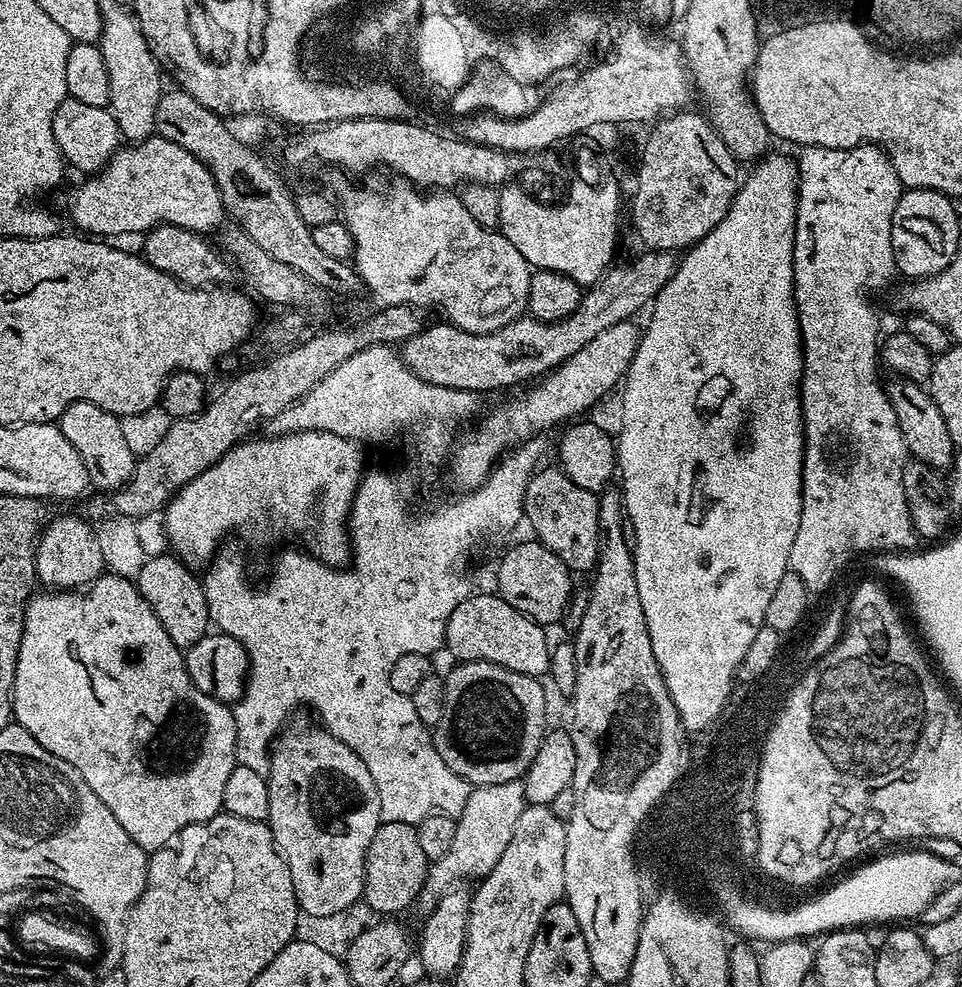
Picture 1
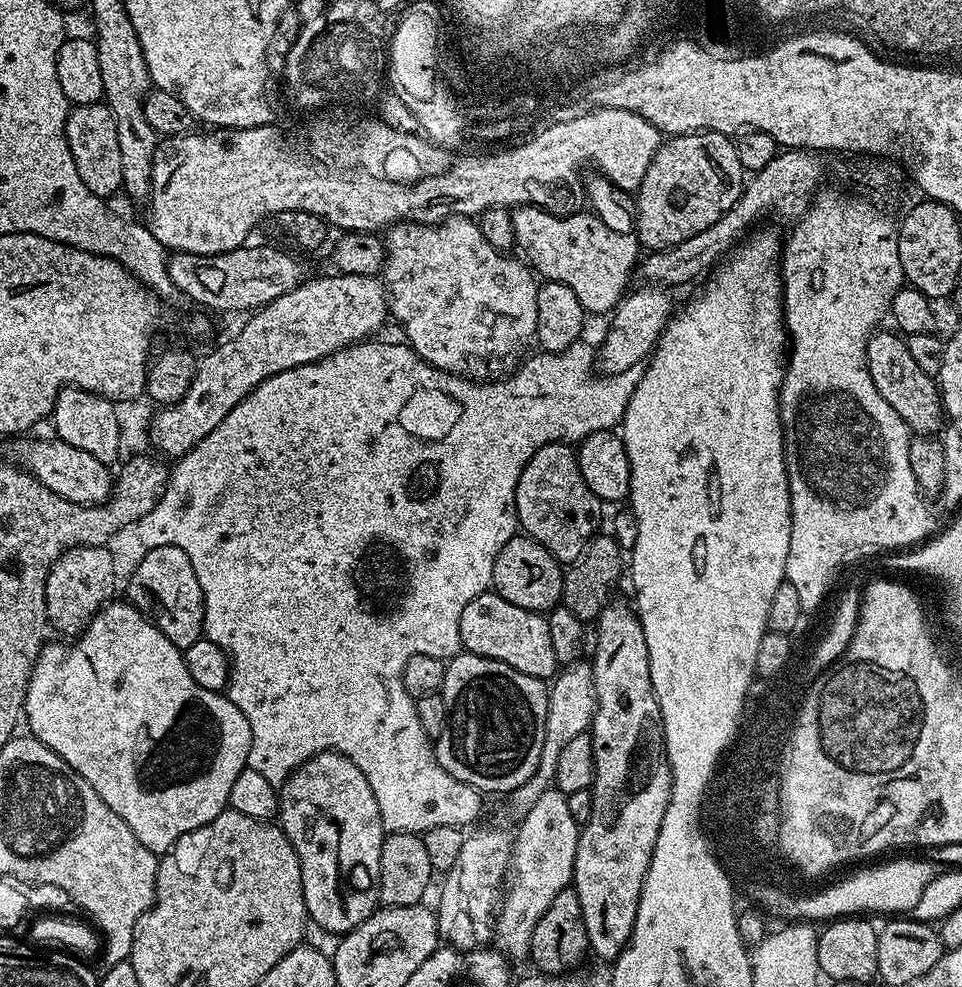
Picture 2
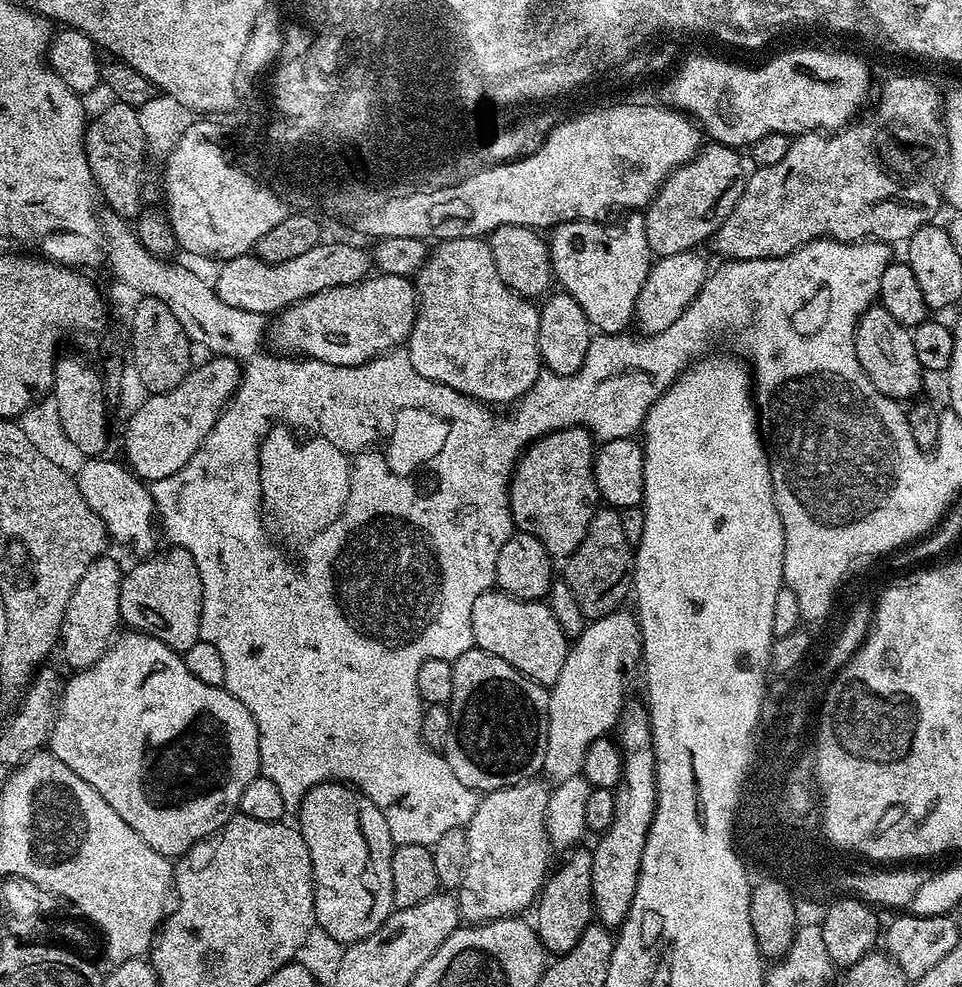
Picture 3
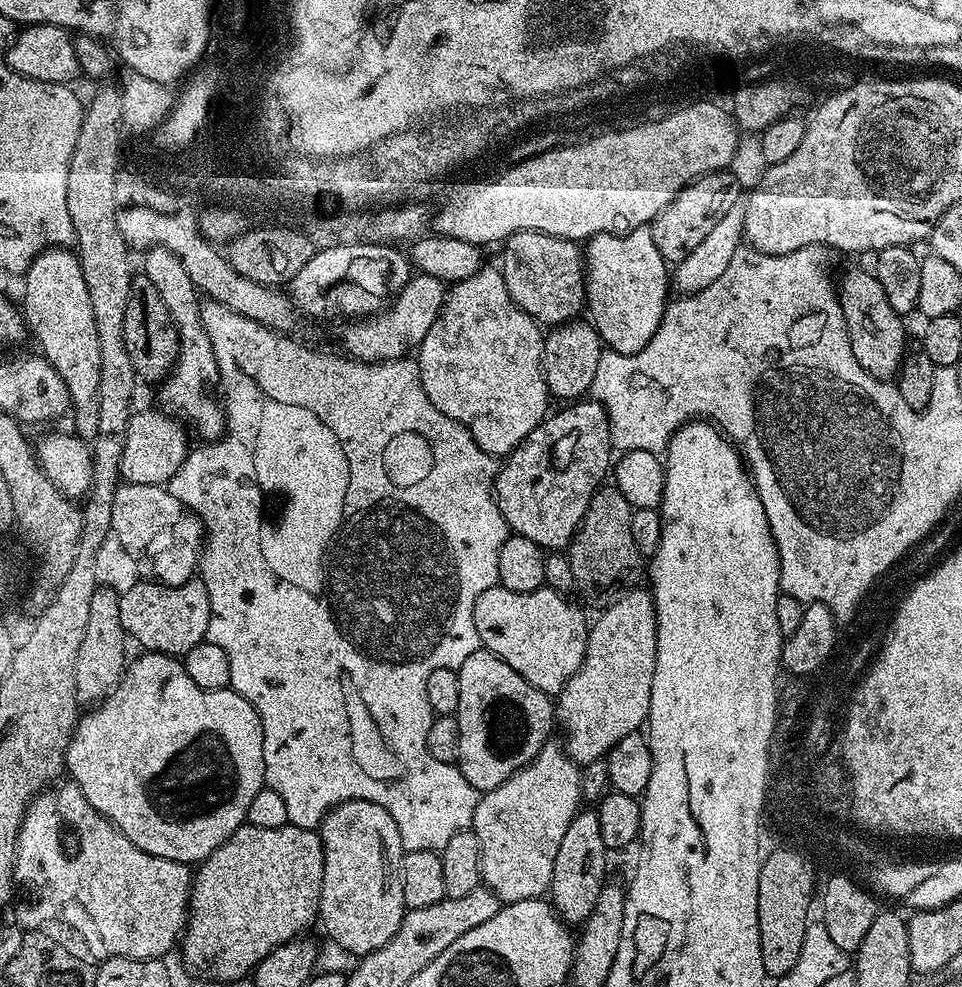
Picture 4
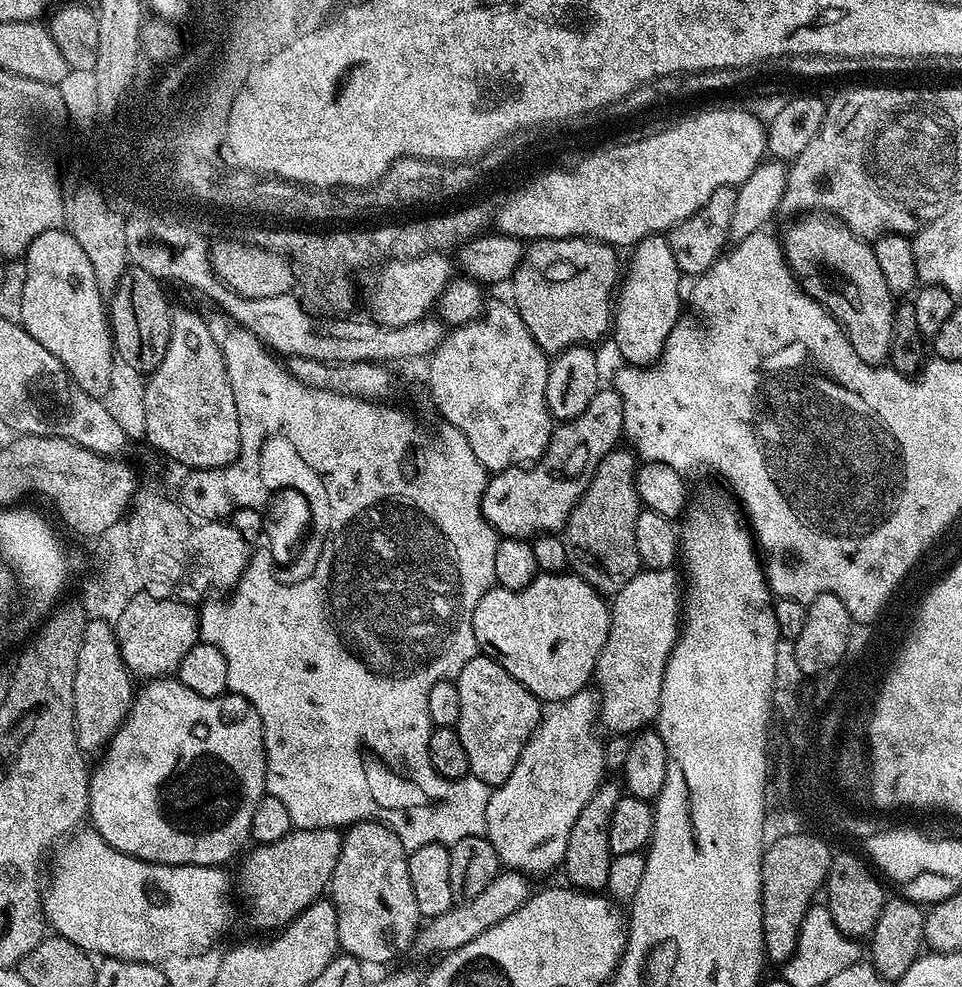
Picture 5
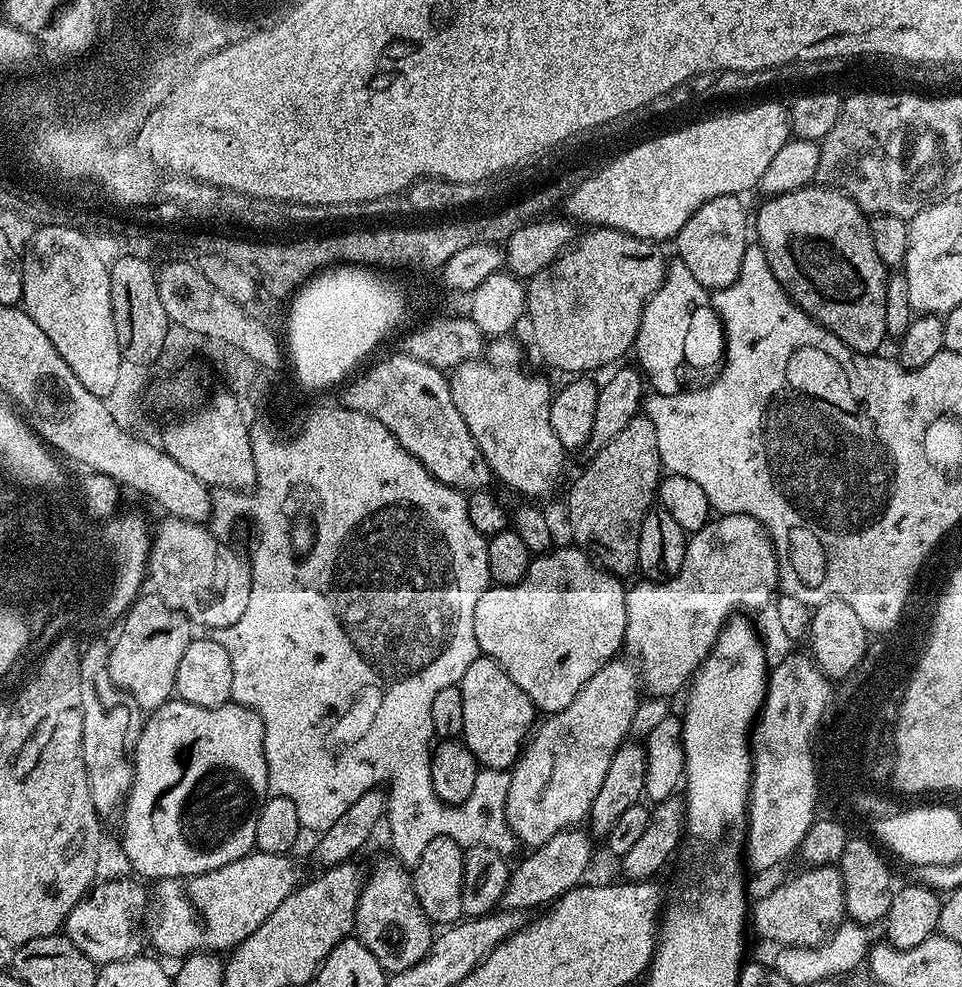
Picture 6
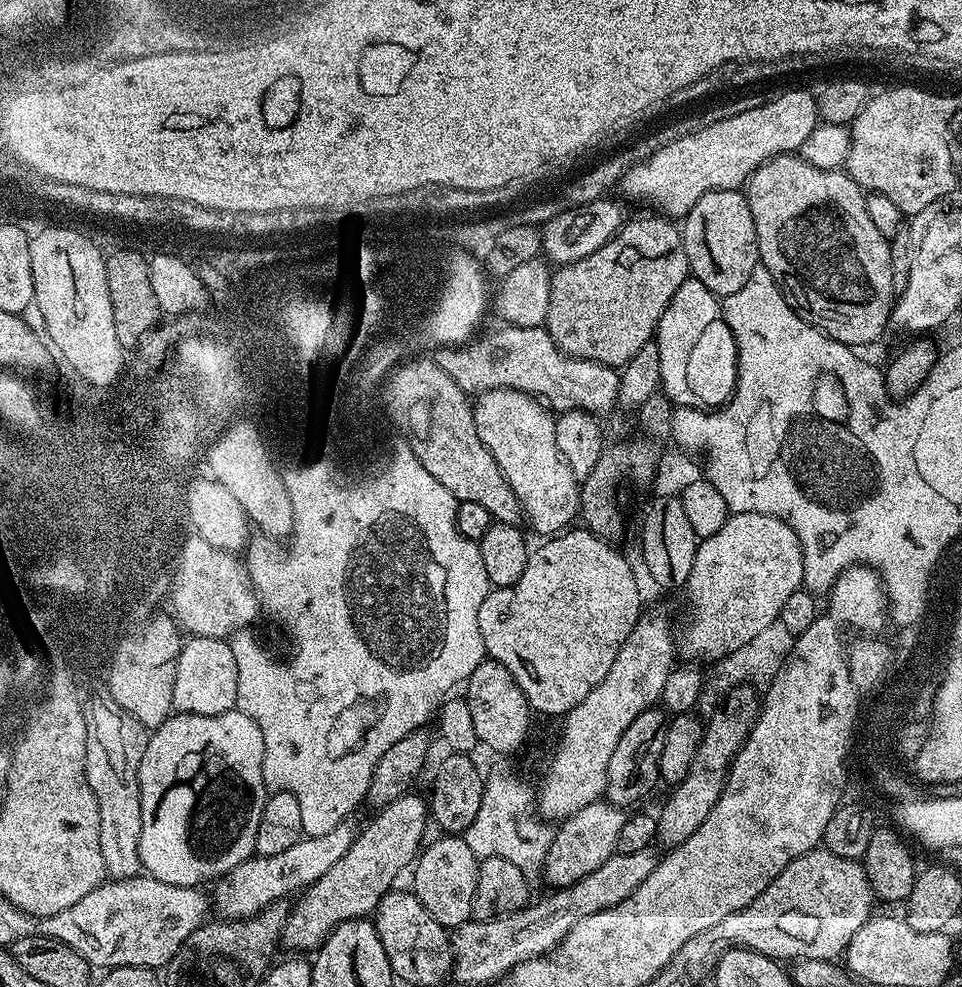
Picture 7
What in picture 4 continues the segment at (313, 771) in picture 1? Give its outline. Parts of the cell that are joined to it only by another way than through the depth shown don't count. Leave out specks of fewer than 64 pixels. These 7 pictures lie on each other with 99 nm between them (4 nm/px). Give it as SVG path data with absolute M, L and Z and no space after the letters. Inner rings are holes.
M347 800L324 815L318 831L324 847L324 873L318 913L319 923L324 923L324 936L356 958L386 946L386 942L394 938L406 911L400 869L400 859L404 857L405 851L402 834L398 834L394 818L390 818L390 814L386 814L386 810L374 802Z

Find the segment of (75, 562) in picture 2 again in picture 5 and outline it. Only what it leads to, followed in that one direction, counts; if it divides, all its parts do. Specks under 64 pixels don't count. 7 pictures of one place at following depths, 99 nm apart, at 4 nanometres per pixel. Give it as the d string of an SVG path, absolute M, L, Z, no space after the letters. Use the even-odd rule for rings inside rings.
M88 620L84 625L84 641L76 655L73 706L76 714L76 737L81 752L103 753L108 743L124 724L134 699L133 677L120 653L116 629L106 621Z

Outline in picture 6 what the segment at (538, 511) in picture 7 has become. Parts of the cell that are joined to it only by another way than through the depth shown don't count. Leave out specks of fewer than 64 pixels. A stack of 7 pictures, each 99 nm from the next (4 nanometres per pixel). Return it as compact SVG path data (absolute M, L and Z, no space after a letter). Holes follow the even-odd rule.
M496 338L487 345L486 357L477 358L475 360L467 360L458 365L458 367L451 369L450 383L453 392L454 404L457 406L458 411L462 414L462 419L466 422L466 426L469 427L470 434L473 435L474 442L477 443L478 450L484 455L485 462L491 468L493 477L497 481L499 479L504 484L509 484L516 492L521 492L524 498L534 498L530 496L548 496L556 488L556 483L560 480L560 471L564 468L564 456L566 456L566 450L562 446L562 442L558 442L558 438L554 434L554 426L550 426L550 406L552 405L552 398L554 395L554 388L551 388L546 381L540 376L531 376L530 373L524 372L524 368L520 365L520 348L512 341L512 338Z

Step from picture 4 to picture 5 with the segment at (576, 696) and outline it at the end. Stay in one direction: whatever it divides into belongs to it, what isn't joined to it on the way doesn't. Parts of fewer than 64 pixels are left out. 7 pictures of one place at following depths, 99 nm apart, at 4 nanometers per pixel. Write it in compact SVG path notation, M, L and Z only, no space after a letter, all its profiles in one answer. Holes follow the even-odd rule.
M675 567L641 570L611 597L610 634L606 646L602 646L594 677L595 683L600 683L598 720L609 728L609 733L639 733L660 713L668 655L682 627L682 580L676 572Z

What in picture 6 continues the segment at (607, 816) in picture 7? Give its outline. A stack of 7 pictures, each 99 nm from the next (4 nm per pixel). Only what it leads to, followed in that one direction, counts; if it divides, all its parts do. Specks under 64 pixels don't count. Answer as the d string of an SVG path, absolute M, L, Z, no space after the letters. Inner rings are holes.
M583 827L567 828L565 832L554 834L550 842L546 842L540 848L531 849L528 857L520 865L511 869L508 885L504 891L502 901L505 909L514 912L524 912L528 908L540 908L555 904L562 894L566 894L572 888L580 887L588 867L592 864L593 837Z

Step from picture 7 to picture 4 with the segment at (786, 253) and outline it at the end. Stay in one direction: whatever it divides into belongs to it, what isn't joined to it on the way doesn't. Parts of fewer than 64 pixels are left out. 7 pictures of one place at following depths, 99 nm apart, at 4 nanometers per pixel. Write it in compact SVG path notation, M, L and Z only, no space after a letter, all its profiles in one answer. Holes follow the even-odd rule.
M850 269L841 280L838 280L838 295L850 346L854 350L854 358L858 358L858 366L862 366L862 370L869 372L874 378L891 381L899 373L900 364L904 361L905 321L896 313L894 306L886 302L886 293L882 286L878 286L871 271Z

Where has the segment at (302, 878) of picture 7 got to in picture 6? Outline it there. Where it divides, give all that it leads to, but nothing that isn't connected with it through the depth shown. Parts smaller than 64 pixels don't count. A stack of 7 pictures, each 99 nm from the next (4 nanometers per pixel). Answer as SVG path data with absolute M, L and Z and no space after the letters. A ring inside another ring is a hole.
M253 850L201 876L159 881L156 892L154 888L156 917L152 929L147 929L147 943L149 940L161 957L183 958L193 952L224 954L236 949L302 884L300 868L292 858Z

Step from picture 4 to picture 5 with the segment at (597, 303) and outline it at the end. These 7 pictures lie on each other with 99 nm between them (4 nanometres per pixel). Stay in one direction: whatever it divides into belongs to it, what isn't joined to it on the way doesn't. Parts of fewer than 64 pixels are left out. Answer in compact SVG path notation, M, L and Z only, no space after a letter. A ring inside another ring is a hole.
M667 235L647 236L631 249L632 261L627 261L626 275L618 288L618 303L614 308L611 339L616 339L616 348L625 365L651 366L660 359L662 350L666 346L666 338L670 338L670 330L682 319L680 312L680 280L682 273L678 262L674 262L674 254L668 245Z

